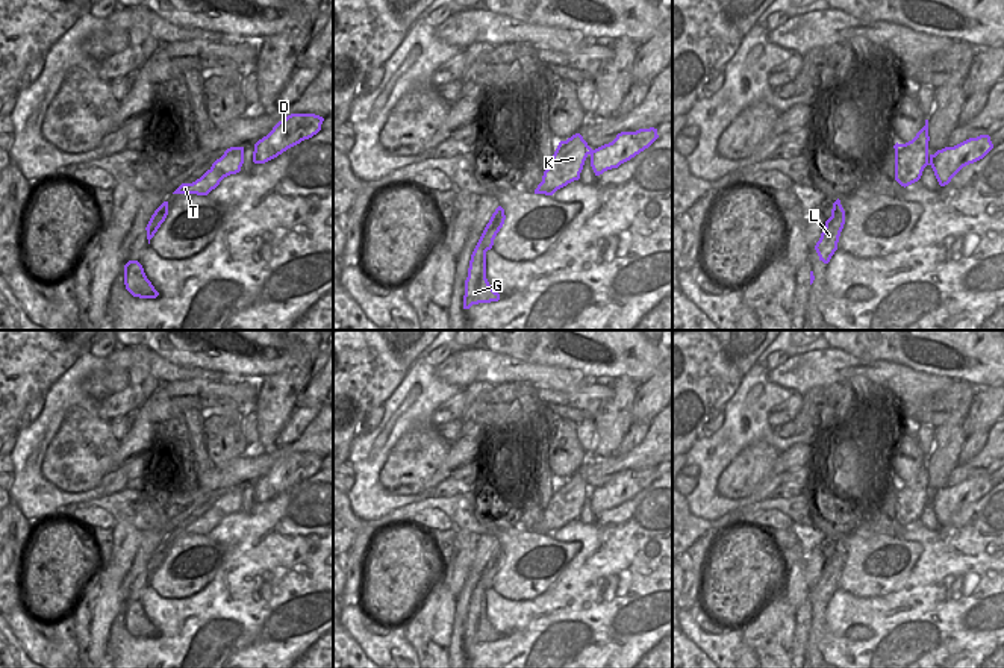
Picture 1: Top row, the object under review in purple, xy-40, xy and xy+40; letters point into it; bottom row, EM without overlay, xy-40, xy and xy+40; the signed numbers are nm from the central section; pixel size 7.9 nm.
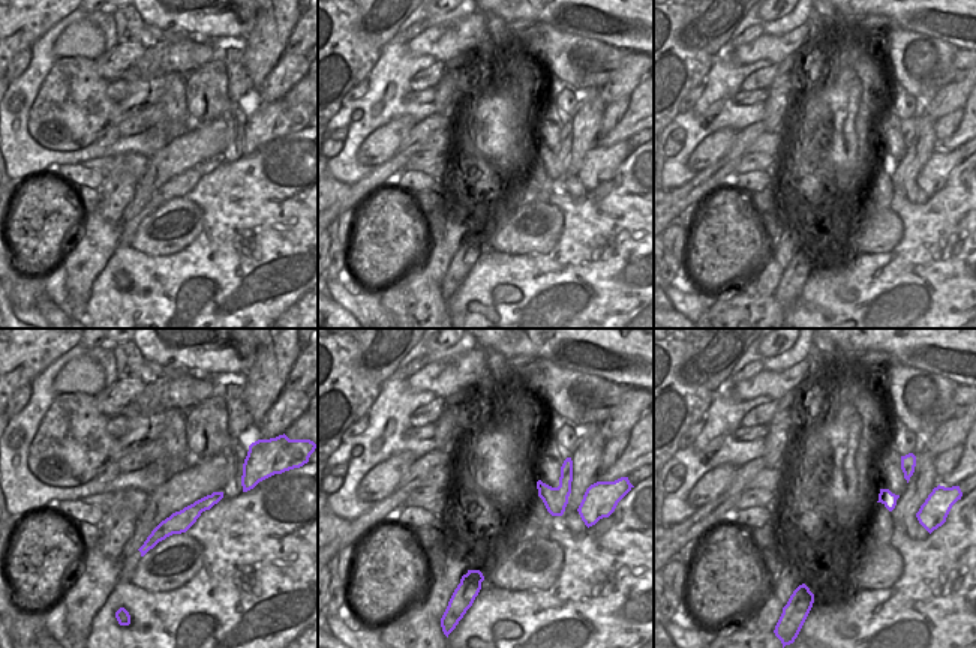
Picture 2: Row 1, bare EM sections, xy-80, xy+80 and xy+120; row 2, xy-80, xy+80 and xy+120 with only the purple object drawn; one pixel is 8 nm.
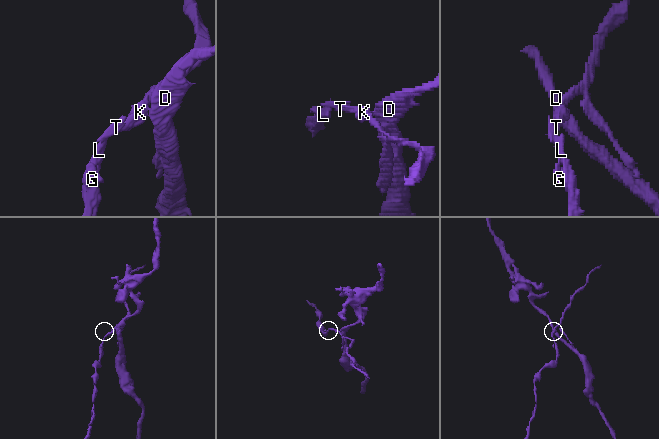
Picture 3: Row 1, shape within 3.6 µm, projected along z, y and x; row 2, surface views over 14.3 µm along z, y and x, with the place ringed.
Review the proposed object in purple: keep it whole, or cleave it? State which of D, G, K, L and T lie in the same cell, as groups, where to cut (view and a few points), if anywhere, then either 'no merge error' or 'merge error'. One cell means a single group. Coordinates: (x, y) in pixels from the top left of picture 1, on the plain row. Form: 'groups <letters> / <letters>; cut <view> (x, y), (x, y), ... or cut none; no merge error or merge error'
groups D / G K L T; cut xy (592, 490), (589, 493); merge error

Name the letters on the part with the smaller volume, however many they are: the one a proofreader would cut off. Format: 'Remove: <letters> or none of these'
Remove: G, K, L, T

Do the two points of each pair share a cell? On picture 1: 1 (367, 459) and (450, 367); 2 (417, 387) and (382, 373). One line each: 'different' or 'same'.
1: different
2: different

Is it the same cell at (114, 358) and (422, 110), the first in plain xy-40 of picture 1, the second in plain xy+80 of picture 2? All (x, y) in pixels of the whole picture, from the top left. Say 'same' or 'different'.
different

